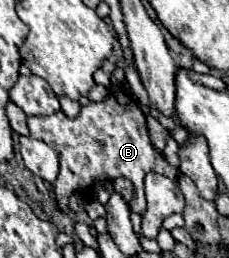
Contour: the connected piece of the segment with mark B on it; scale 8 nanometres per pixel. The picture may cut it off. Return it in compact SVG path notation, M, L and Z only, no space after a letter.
M115 67L115 71L111 73L111 85L113 89L109 89L109 95L101 103L89 103L81 107L81 113L75 119L69 119L63 111L45 117L27 117L31 137L45 141L59 153L61 171L53 187L55 205L63 213L67 213L69 209L71 195L89 195L97 181L113 181L117 177L127 177L133 181L134 186L130 207L133 212L143 215L147 207L144 193L145 175L151 171L169 175L171 179L177 179L181 175L179 169L171 167L153 147L147 133L145 117L137 107L133 95L125 89L125 71L121 67Z

